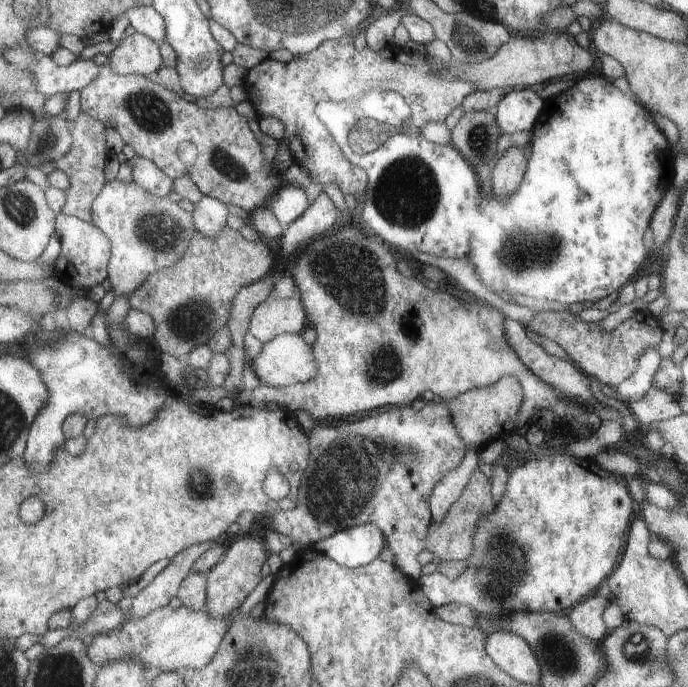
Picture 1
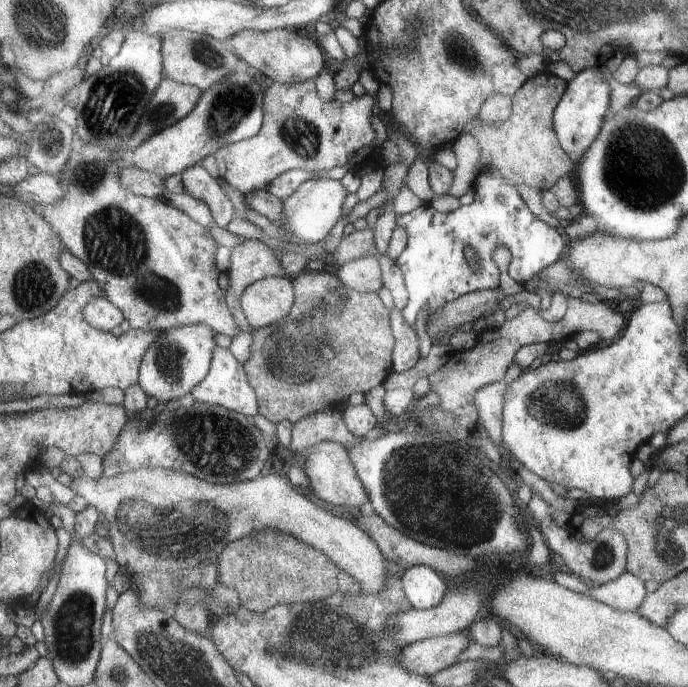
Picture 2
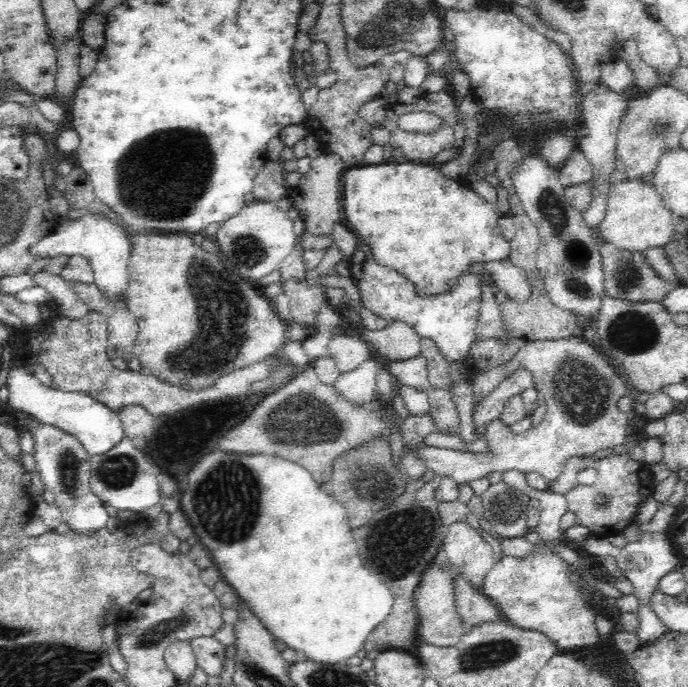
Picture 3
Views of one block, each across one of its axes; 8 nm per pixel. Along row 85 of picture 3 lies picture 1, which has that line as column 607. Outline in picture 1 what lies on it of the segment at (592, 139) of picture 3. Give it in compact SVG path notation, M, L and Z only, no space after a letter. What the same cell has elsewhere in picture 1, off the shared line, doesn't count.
M591 596L569 612L569 620L571 620L573 628L593 644L599 644L601 638L605 636L601 612L603 612L607 602L609 602L609 598L603 600L603 598Z

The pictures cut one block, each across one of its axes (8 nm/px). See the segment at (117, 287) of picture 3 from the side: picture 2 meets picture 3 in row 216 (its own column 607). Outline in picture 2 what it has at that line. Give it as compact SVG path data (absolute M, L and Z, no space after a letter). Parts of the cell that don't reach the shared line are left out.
M589 68L581 74L577 74L569 82L569 90L565 92L565 98L561 100L561 106L557 106L555 114L555 132L561 140L561 146L571 156L573 164L581 162L585 156L585 150L593 146L593 140L597 134L601 134L601 126L605 126L605 118L611 112L611 80L605 68Z

